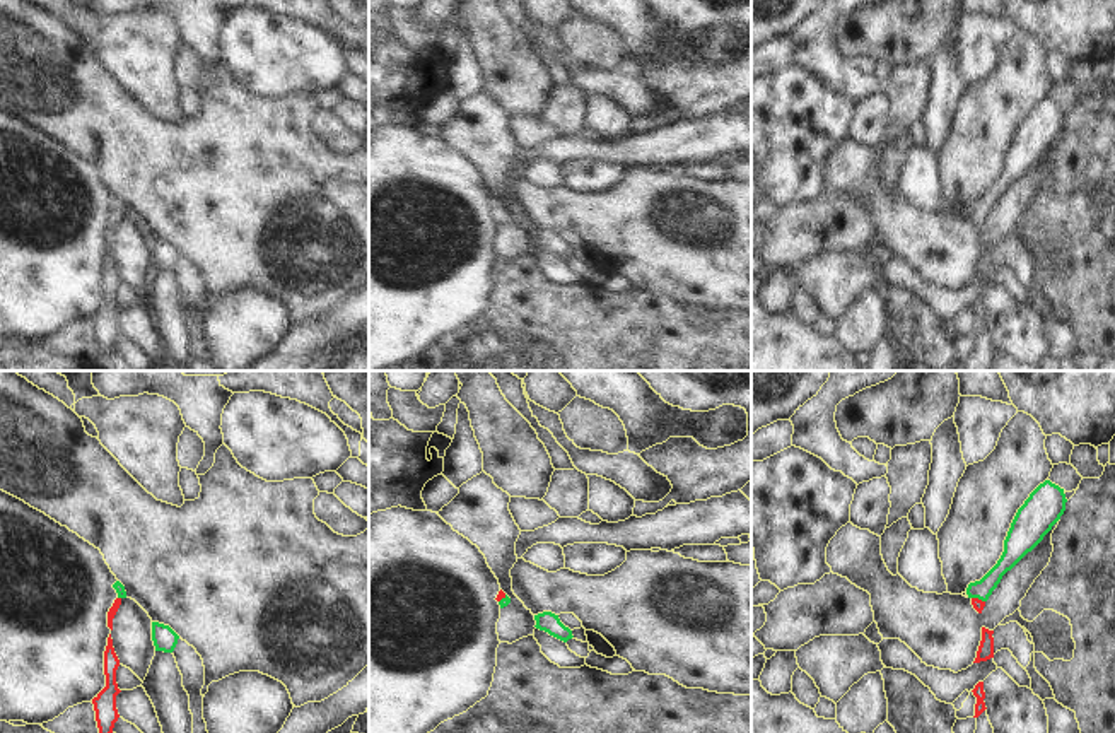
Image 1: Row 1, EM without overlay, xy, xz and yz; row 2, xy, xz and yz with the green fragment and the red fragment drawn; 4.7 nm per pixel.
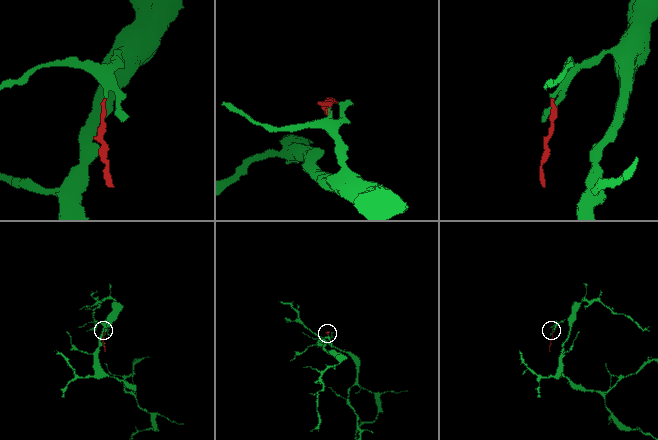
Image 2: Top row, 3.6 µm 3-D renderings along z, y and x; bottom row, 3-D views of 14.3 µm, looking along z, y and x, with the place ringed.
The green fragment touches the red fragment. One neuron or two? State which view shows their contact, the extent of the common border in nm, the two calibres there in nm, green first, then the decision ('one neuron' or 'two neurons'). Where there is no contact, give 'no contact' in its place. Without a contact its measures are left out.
yz | 70 nm | 90/50 nm | one neuron

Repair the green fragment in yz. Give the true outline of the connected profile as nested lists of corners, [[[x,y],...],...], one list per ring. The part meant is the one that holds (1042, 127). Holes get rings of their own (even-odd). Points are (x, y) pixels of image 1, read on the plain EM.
[[[1045,97],[1030,111],[1011,140],[997,181],[980,198],[970,200],[966,205],[966,212],[978,231],[982,231],[1002,193],[1031,169],[1060,137],[1065,120],[1064,106],[1050,97]]]

